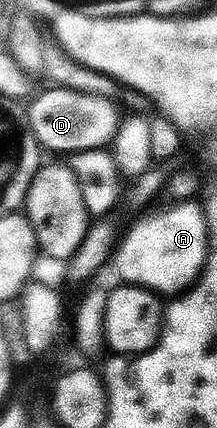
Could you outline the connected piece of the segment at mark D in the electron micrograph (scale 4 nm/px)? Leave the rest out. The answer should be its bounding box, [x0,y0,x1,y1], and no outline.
[26,88,122,156]

